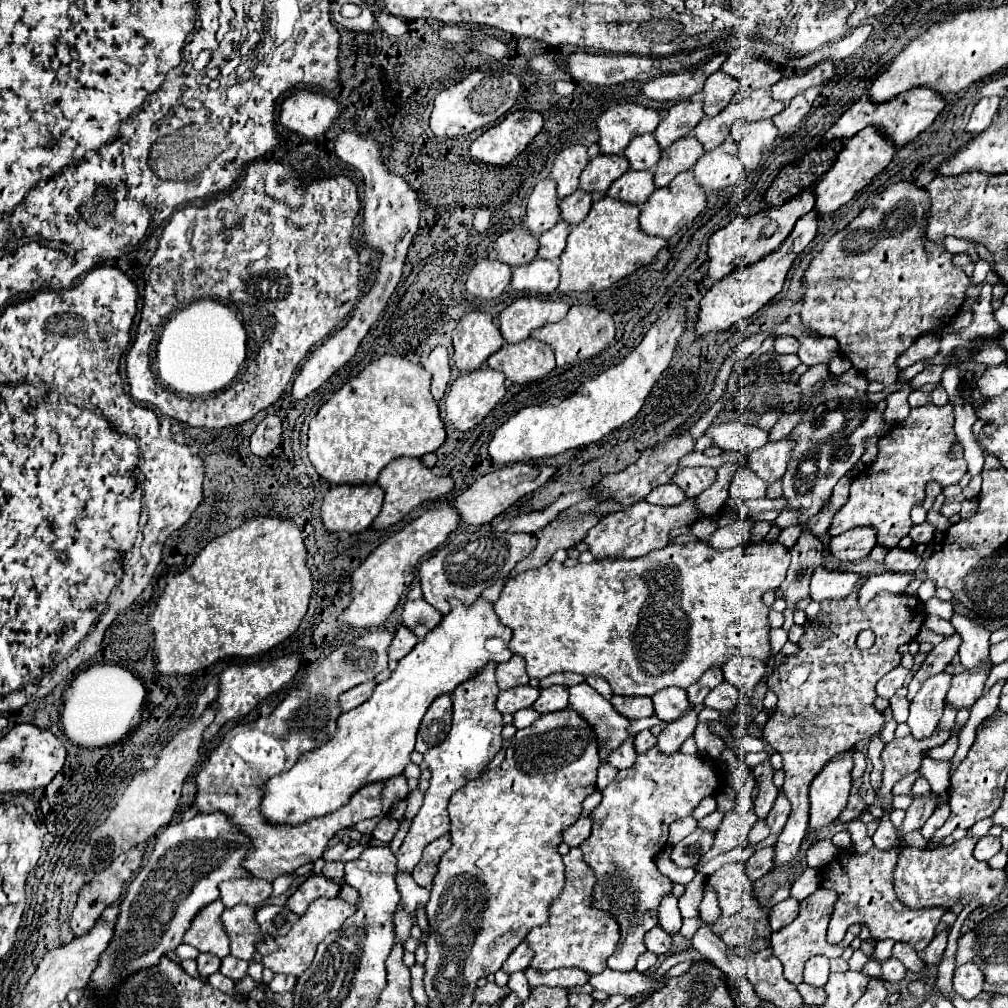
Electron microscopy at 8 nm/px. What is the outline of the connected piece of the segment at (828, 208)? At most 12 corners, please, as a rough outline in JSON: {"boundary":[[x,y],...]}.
{"boundary":[[875,126],[849,138],[815,188],[815,208],[847,204],[893,158]]}

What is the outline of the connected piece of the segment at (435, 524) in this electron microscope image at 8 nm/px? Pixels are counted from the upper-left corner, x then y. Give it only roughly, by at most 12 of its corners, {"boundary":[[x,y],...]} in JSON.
{"boundary":[[453,506],[387,538],[353,572],[351,628],[379,626],[459,526]]}

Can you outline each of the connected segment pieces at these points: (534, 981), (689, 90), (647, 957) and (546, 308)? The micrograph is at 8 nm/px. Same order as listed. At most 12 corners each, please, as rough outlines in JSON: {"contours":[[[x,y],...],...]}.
{"contours":[[[527,968],[531,986],[563,986],[569,990],[589,982],[579,968],[537,972]],[[719,54],[693,72],[649,80],[643,92],[651,100],[687,100],[727,56]],[[651,952],[639,956],[635,970],[649,972],[657,962]],[[519,298],[499,314],[507,342],[559,322],[567,302]]]}

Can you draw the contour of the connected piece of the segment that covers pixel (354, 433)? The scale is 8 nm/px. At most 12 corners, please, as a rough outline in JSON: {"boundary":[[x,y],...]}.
{"boundary":[[381,356],[309,424],[331,484],[373,484],[447,434],[423,366]]}

